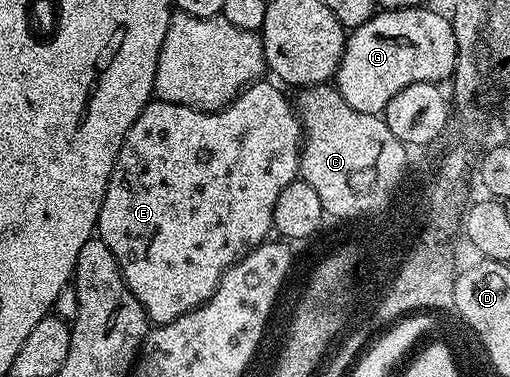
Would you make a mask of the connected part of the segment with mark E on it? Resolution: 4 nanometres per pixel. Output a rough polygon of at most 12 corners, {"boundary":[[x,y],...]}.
{"boundary":[[153,98],[99,239],[153,325],[205,304],[298,176],[293,101]]}

